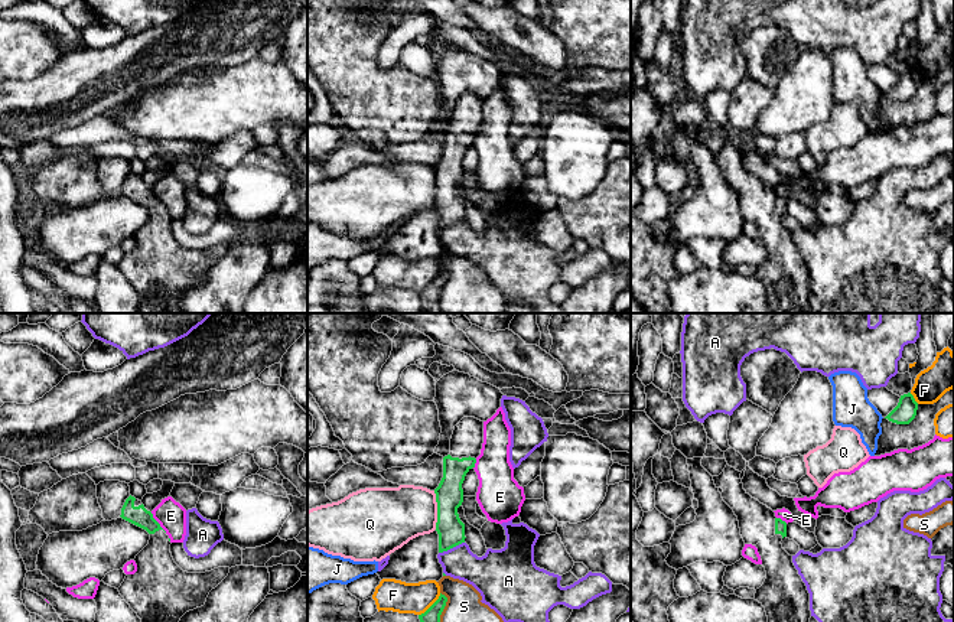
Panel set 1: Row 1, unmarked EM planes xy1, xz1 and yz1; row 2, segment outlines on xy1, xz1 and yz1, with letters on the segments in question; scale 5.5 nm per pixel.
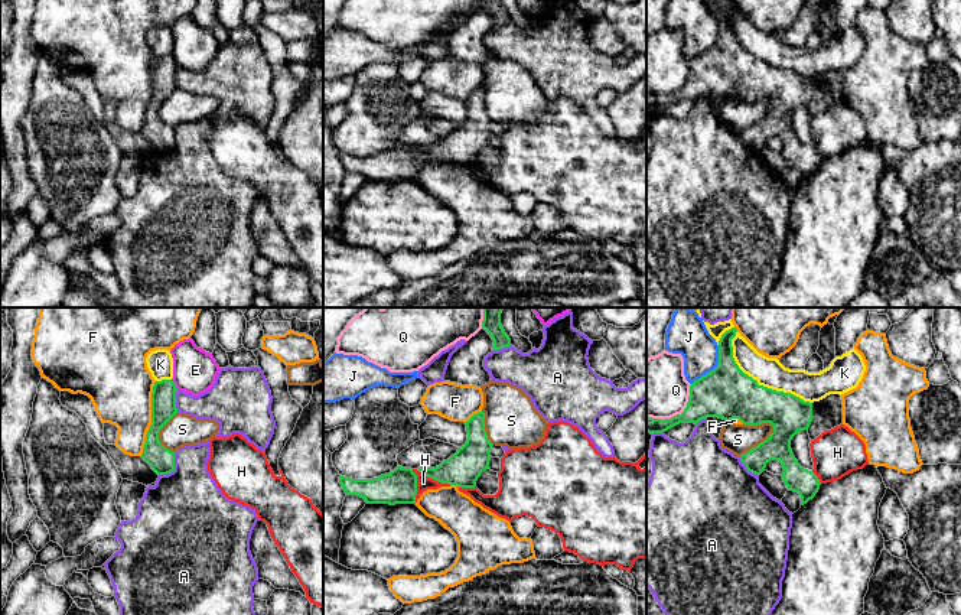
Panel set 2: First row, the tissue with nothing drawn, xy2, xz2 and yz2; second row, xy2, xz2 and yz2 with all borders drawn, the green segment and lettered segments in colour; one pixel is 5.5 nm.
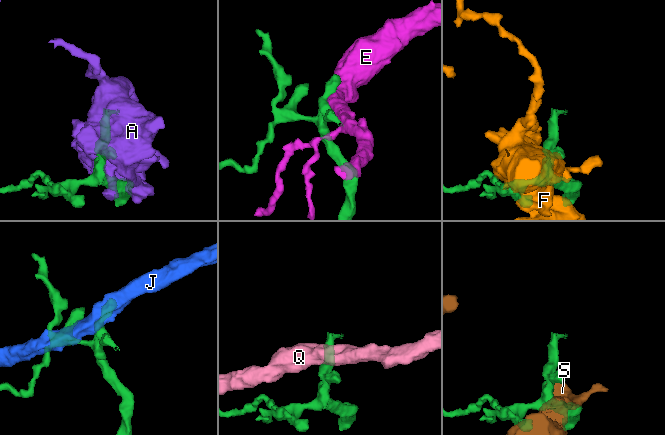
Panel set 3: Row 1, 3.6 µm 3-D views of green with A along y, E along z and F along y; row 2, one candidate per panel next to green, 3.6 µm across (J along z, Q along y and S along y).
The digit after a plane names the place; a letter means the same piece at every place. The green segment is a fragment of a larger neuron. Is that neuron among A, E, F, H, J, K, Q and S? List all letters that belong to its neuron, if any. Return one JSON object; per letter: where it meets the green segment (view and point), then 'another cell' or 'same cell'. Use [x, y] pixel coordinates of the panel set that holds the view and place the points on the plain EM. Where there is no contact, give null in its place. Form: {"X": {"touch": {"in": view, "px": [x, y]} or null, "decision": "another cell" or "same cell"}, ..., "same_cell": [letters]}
{"A": {"touch": {"in": "xy2", "px": [173, 145]}, "decision": "another cell"}, "E": {"touch": {"in": "xy1", "px": [158, 199]}, "decision": "another cell"}, "F": {"touch": {"in": "xy2", "px": [152, 96]}, "decision": "another cell"}, "H": {"touch": {"in": "xz2", "px": [433, 155]}, "decision": "another cell"}, "J": {"touch": {"in": "yz2", "px": [714, 45]}, "decision": "another cell"}, "K": {"touch": {"in": "yz2", "px": [756, 59]}, "decision": "another cell"}, "Q": {"touch": {"in": "yz2", "px": [677, 91]}, "decision": "another cell"}, "S": {"touch": {"in": "yz2", "px": [761, 119]}, "decision": "another cell"}, "same_cell": []}

